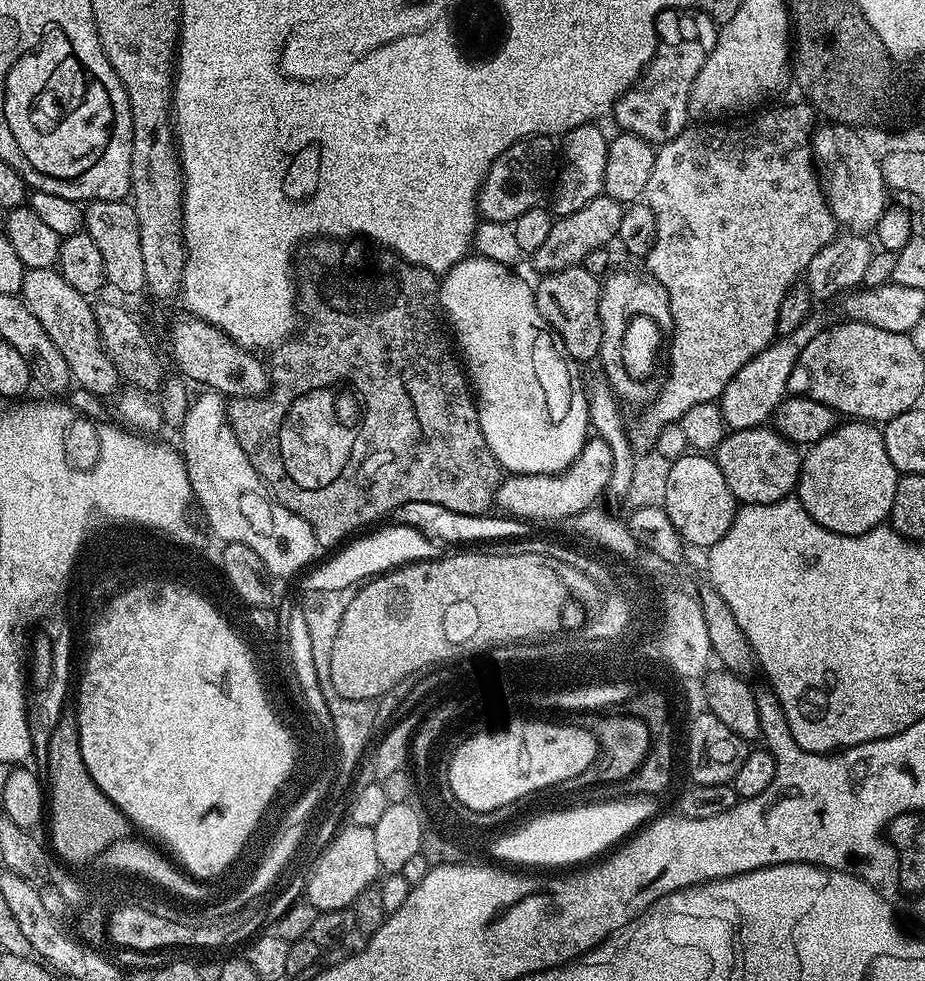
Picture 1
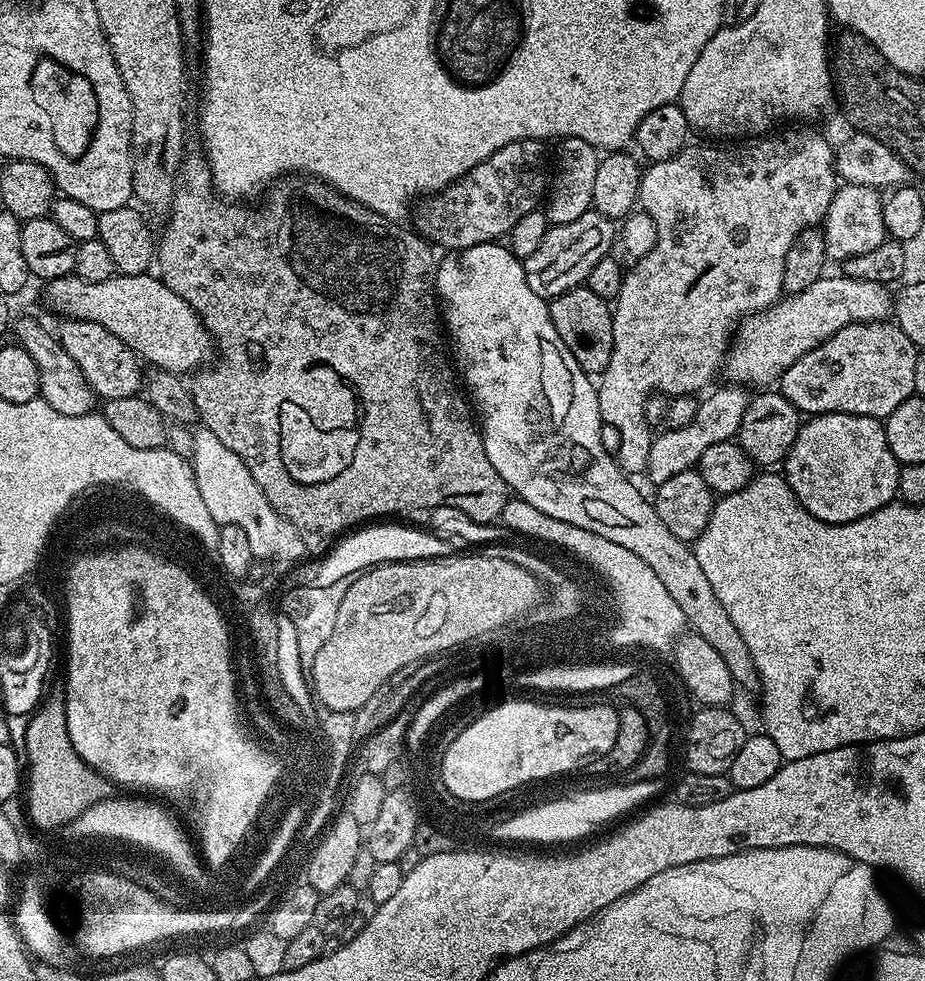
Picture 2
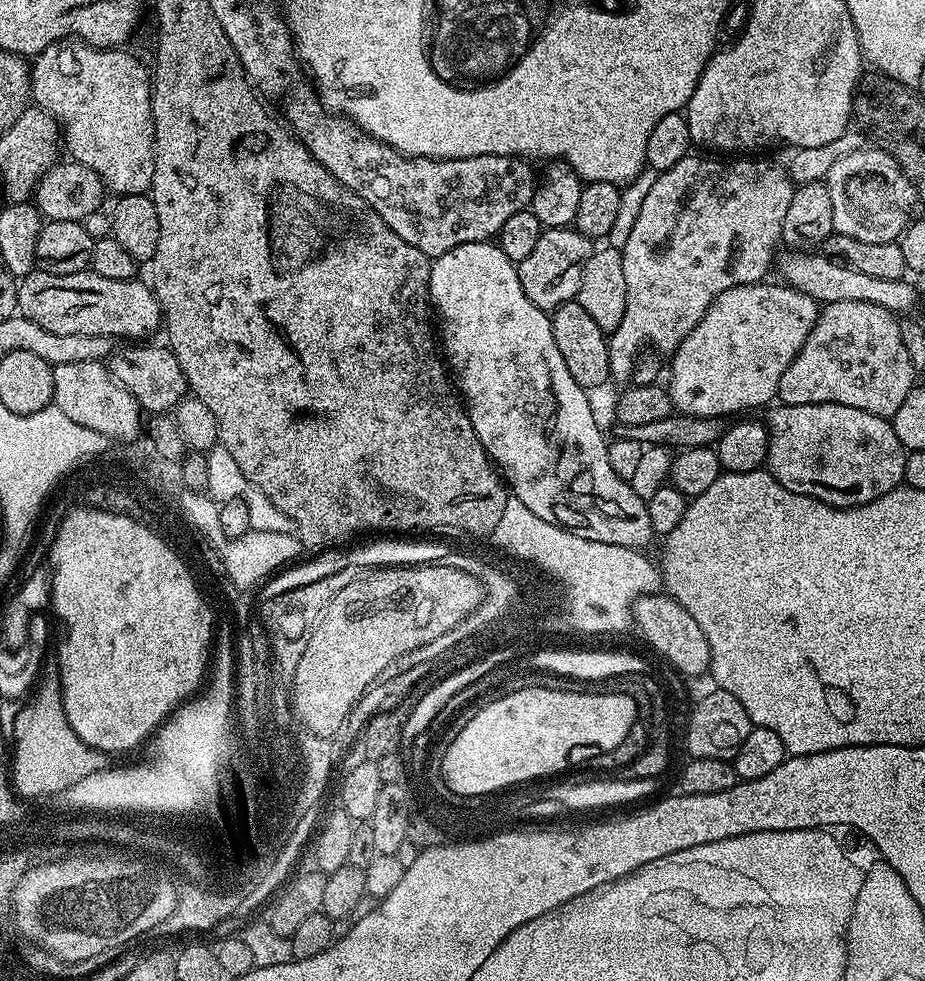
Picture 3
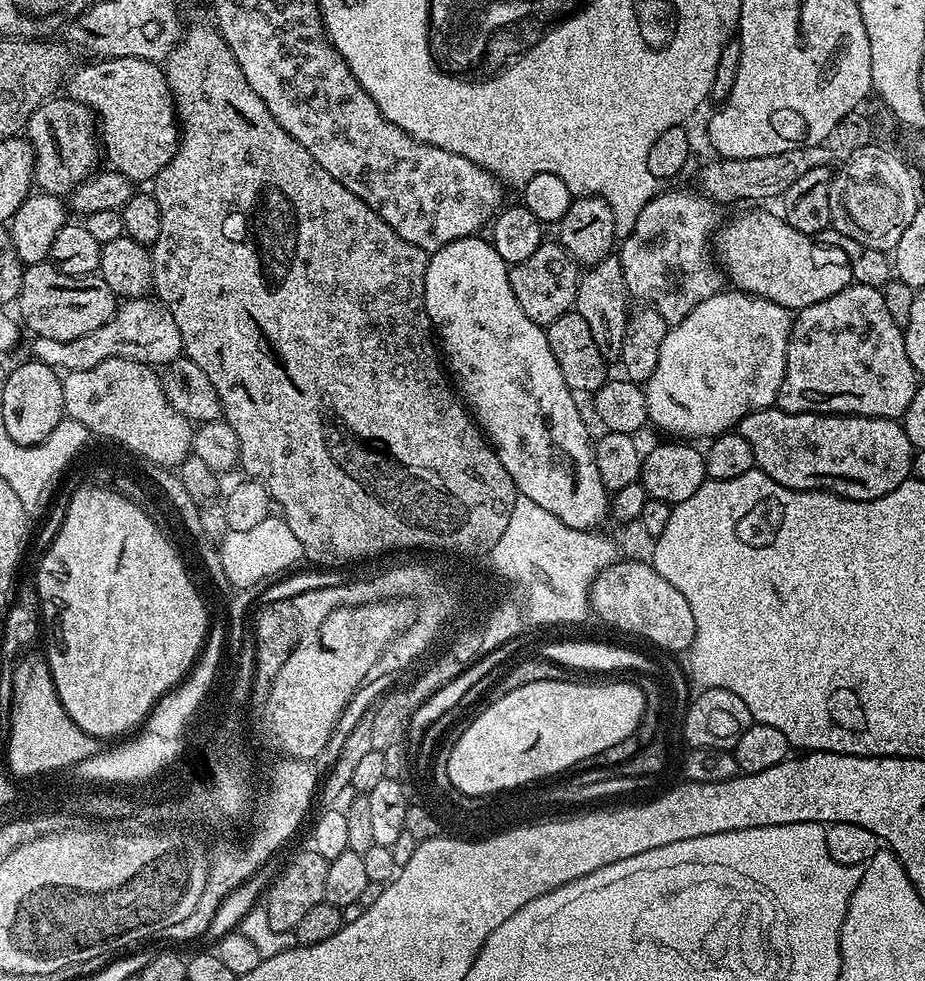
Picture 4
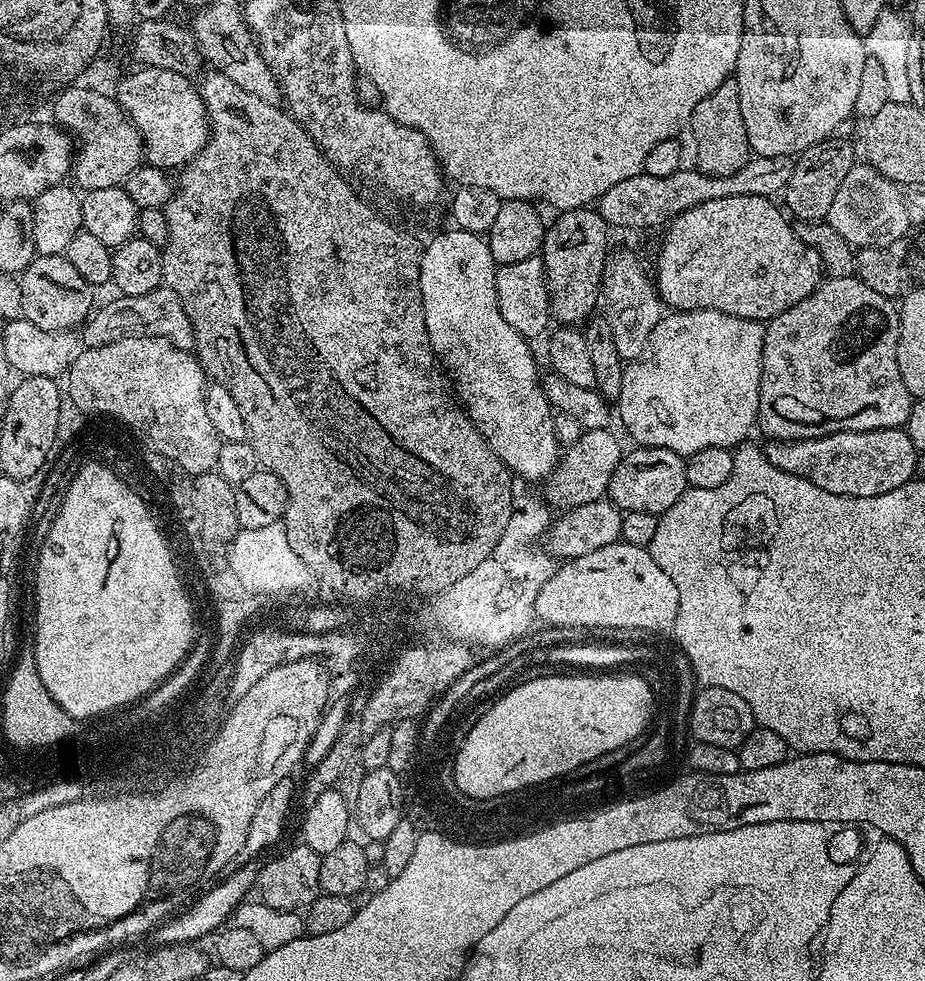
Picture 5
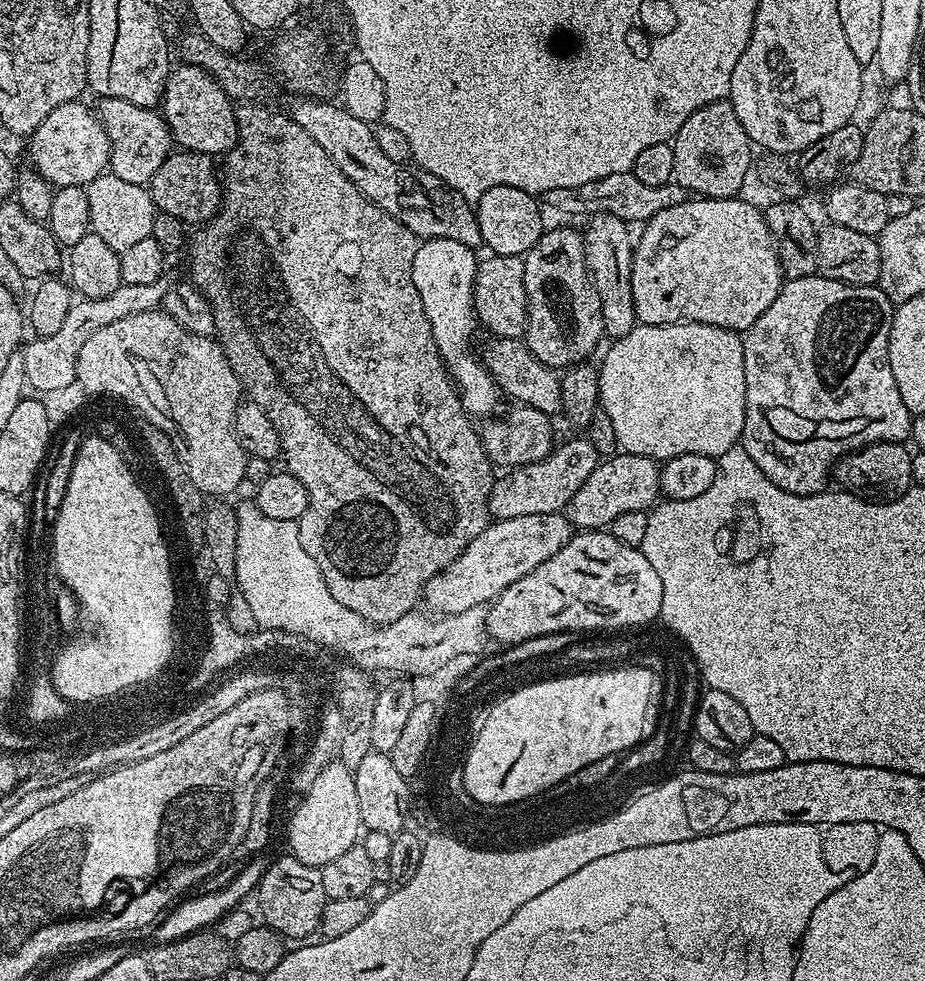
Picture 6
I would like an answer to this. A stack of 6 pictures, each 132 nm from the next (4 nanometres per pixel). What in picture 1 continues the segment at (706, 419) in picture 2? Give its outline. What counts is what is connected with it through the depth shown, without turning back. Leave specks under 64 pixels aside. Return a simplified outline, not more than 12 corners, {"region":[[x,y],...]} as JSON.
{"region":[[802,330],[750,358],[718,401],[729,429],[758,428],[789,395]]}

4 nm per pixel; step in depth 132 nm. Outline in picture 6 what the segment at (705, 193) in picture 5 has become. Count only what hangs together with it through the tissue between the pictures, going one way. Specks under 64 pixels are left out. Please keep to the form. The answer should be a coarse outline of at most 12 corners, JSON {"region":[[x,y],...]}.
{"region":[[632,172],[543,193],[568,216],[647,222],[686,199],[673,182],[645,186]]}

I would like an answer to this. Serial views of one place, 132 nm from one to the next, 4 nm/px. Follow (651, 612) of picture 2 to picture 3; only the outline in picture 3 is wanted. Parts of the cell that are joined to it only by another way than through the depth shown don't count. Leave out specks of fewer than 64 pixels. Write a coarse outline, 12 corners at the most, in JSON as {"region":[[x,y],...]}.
{"region":[[509,495],[493,545],[562,578],[572,624],[622,628],[663,587],[643,551],[581,538]]}

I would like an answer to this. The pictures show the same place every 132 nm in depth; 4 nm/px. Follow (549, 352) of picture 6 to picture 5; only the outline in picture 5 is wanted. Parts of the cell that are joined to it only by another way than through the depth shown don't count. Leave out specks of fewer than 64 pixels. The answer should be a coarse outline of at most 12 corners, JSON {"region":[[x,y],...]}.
{"region":[[560,212],[542,259],[552,315],[580,326],[602,300],[610,226]]}

